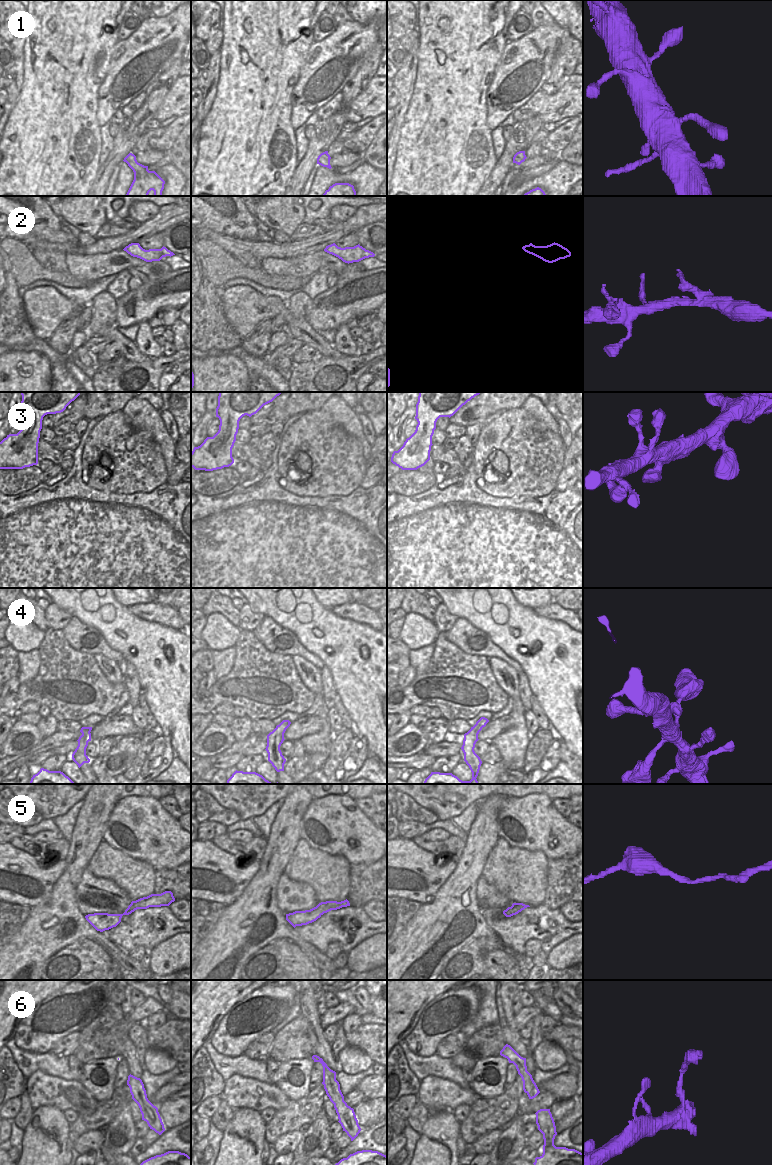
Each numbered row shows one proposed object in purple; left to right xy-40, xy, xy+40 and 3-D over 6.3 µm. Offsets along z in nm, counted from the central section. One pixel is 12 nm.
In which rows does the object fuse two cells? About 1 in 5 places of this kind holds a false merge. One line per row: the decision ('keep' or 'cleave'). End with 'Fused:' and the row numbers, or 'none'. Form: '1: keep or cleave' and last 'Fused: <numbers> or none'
1: keep
2: keep
3: keep
4: keep
5: keep
6: keep
Fused: none

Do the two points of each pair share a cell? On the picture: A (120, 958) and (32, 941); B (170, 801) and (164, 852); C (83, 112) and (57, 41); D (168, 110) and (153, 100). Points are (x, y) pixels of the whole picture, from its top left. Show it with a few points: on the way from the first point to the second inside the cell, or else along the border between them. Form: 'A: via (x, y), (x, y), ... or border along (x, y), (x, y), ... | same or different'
A: via (98, 936), (72, 933), (54, 937) | same
B: border along (158, 799), (159, 803), (177, 819) | different
C: via (71, 94), (71, 85), (63, 77), (62, 59) | same
D: border along (173, 85), (153, 118) | different

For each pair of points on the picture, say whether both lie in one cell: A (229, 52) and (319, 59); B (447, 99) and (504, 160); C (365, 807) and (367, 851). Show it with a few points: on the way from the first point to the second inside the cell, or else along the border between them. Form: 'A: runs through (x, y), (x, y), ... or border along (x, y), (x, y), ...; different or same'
A: border along (313, 41), (297, 80); different
B: border along (498, 159), (494, 168), (485, 179); different
C: border along (354, 800), (355, 804), (370, 818); different

